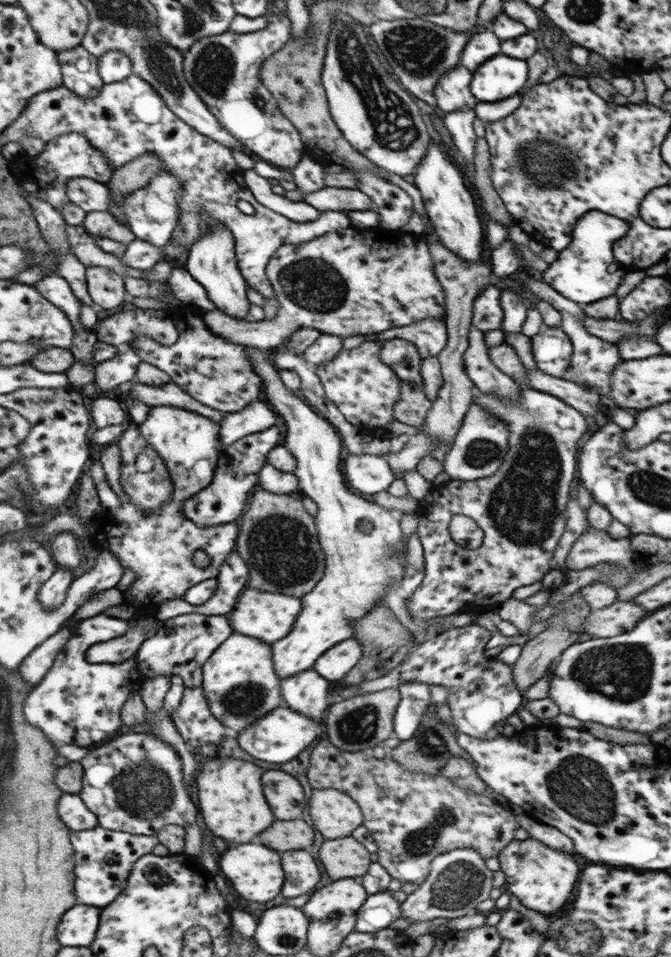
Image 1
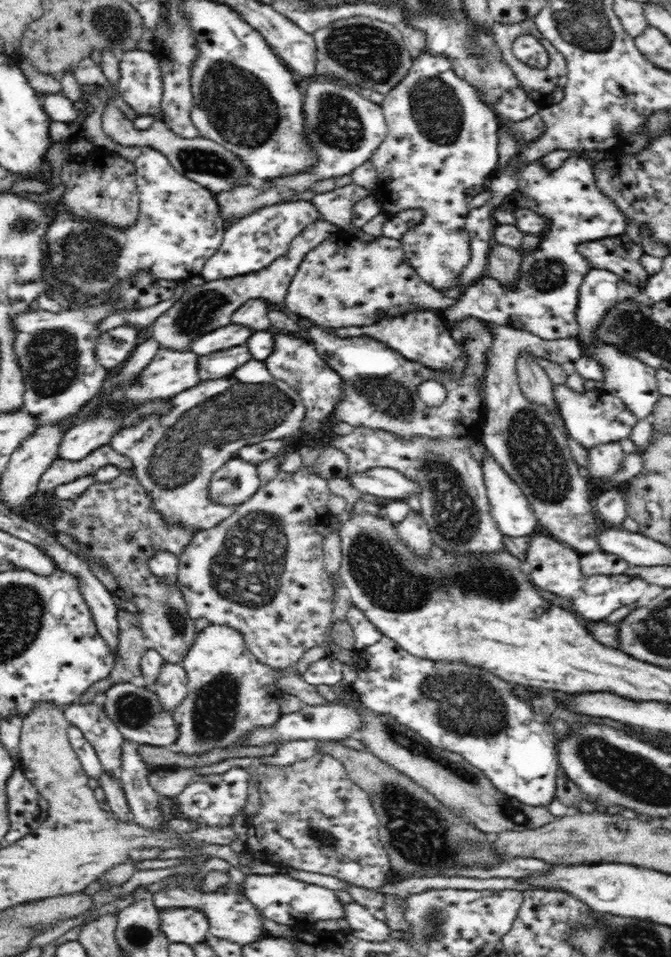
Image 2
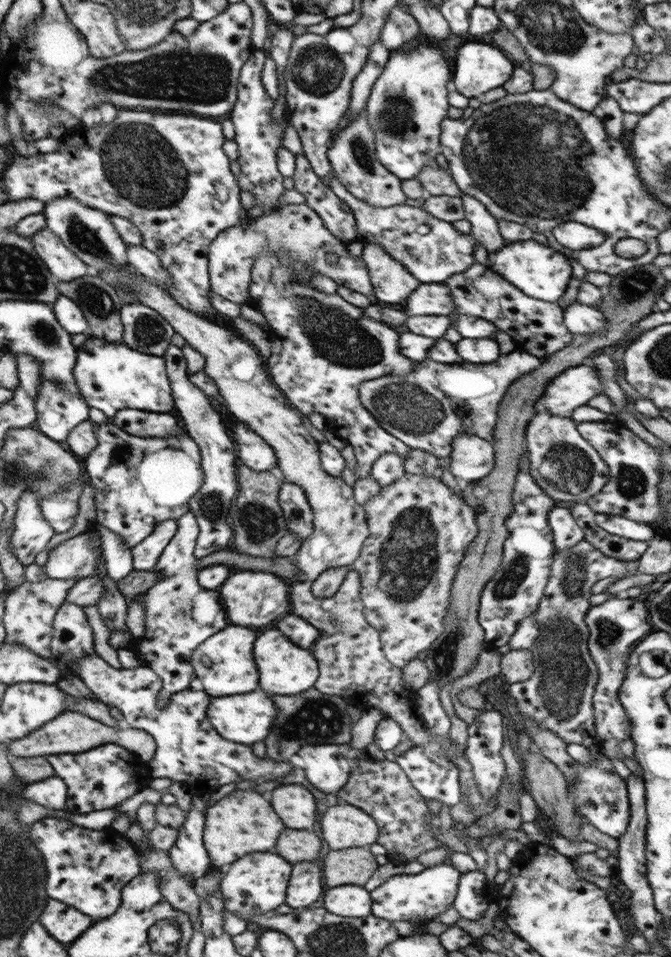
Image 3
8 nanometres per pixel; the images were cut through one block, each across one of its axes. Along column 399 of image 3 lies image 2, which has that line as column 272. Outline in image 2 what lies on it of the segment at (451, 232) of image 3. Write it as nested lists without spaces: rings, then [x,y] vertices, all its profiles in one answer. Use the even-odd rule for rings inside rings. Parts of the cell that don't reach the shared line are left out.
[[[309,201],[280,202],[257,208],[238,218],[231,227],[225,229],[218,252],[204,264],[201,276],[211,281],[258,272],[284,255],[289,250],[292,240],[316,220],[321,220],[319,212]]]

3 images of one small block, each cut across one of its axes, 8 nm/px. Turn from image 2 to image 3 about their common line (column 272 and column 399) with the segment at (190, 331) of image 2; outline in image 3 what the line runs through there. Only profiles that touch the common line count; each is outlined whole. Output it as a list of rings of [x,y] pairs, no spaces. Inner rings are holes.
[[[365,243],[361,258],[365,261],[373,287],[371,298],[378,304],[397,304],[405,300],[420,283],[404,264],[389,256],[381,245]]]

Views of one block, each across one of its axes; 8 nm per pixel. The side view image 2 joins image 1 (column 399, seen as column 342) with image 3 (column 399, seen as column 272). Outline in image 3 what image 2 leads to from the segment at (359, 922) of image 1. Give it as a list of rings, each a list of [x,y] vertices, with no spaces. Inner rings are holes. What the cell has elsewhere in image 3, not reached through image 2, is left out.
[[[449,862],[435,867],[425,868],[419,874],[408,876],[399,874],[389,878],[375,890],[369,891],[371,898],[371,915],[388,920],[390,923],[397,920],[436,920],[447,907],[451,907],[458,885],[459,873]]]

